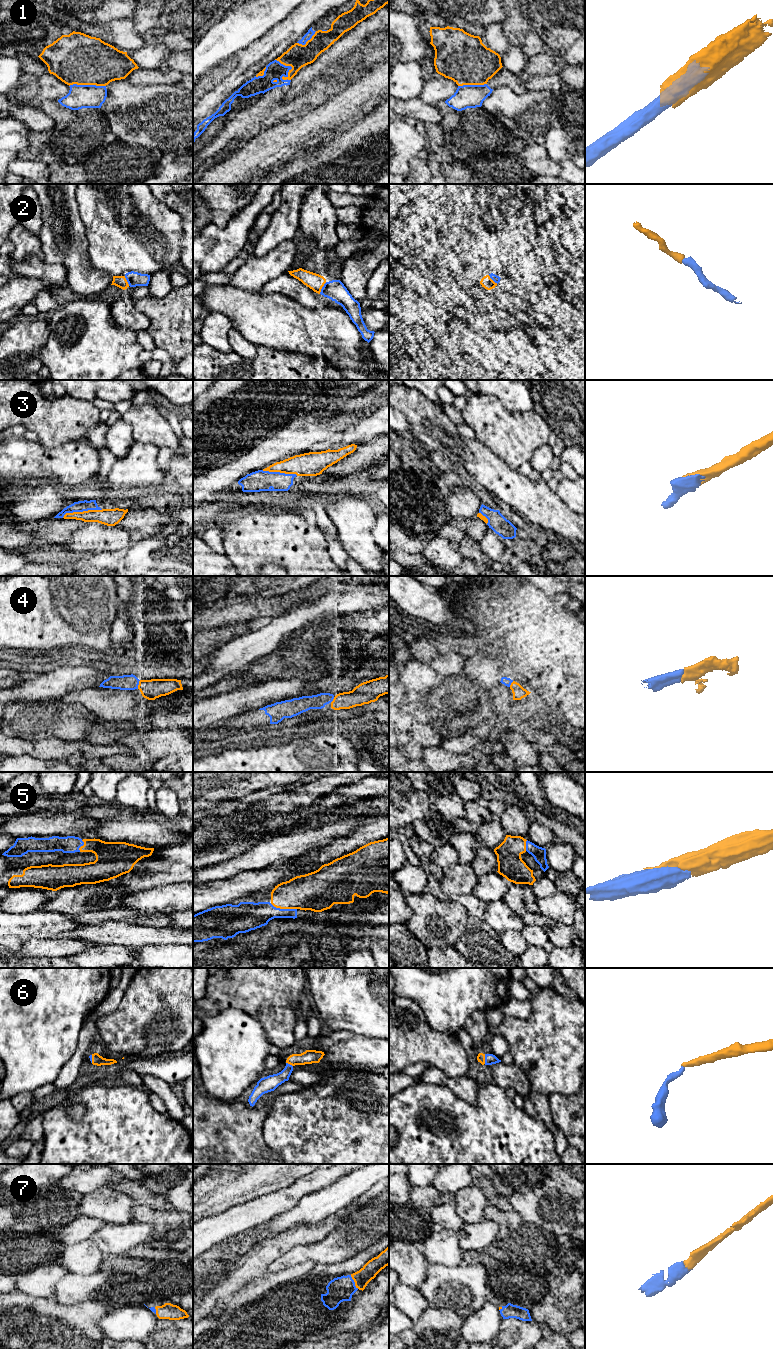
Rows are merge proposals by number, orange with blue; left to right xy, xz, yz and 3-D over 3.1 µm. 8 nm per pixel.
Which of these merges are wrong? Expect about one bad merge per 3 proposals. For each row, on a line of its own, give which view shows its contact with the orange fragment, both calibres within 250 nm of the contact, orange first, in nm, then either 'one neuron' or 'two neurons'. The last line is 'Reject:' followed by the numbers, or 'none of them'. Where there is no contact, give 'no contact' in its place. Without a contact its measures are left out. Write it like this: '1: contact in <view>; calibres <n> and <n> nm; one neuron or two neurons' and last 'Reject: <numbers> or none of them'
1: contact in xz; calibres 190 and 150 nm; two neurons
2: contact in xz; calibres 130 and 160 nm; one neuron
3: contact in xy; calibres 140 and 90 nm; one neuron
4: contact in xy; calibres 160 and 130 nm; one neuron
5: contact in xz; calibres 280 and 200 nm; one neuron
6: contact in yz; calibres 60 and 90 nm; one neuron
7: contact in xz; calibres 130 and 200 nm; one neuron
Reject: 1

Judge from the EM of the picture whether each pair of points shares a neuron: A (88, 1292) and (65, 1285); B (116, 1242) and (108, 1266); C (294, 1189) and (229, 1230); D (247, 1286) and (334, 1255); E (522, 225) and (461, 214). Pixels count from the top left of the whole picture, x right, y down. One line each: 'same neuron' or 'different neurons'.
A: same neuron
B: different neurons
C: same neuron
D: different neurons
E: same neuron

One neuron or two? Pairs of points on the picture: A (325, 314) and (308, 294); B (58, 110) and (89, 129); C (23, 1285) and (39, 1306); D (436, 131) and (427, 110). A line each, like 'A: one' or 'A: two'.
A: two
B: one
C: two
D: two

